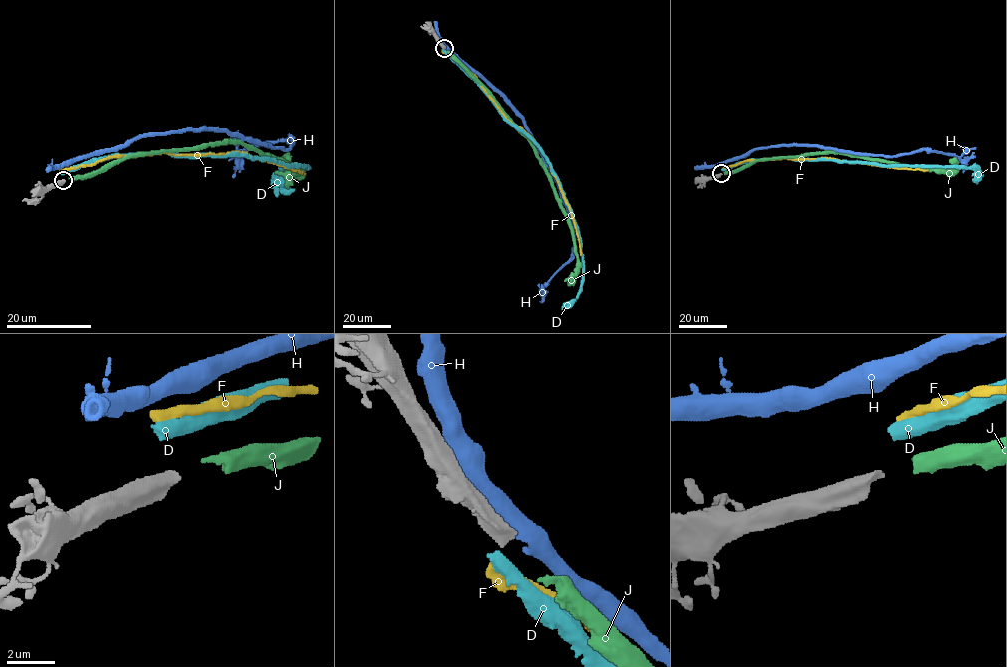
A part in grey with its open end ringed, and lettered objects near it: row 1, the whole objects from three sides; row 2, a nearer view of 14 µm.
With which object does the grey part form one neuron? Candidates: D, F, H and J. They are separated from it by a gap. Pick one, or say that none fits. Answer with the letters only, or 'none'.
J

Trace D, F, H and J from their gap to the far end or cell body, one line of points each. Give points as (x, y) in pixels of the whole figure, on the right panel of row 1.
D: (722, 170), (753, 159), (835, 159), (882, 165), (971, 167), (977, 172), (976, 183)
F: (723, 169), (745, 161), (831, 158), (928, 170)
H: (720, 166), (755, 149), (793, 145), (817, 145), (842, 152), (889, 156), (929, 150), (960, 157), (974, 149)
J: (725, 173), (735, 172), (760, 160), (829, 153), (924, 169), (948, 169), (956, 158)

